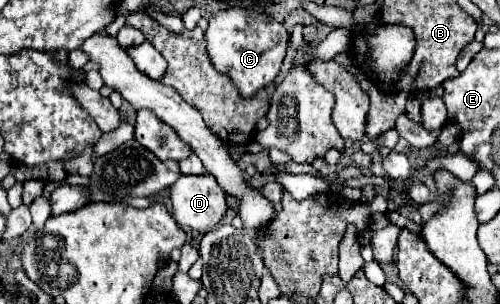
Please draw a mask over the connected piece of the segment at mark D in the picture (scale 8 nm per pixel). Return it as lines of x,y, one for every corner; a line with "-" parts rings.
211,174
179,176
169,188
173,202
173,218
181,226
207,232
215,228
227,212
223,188

